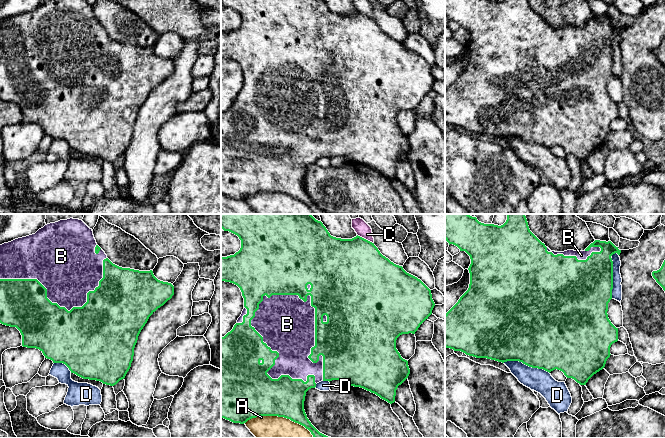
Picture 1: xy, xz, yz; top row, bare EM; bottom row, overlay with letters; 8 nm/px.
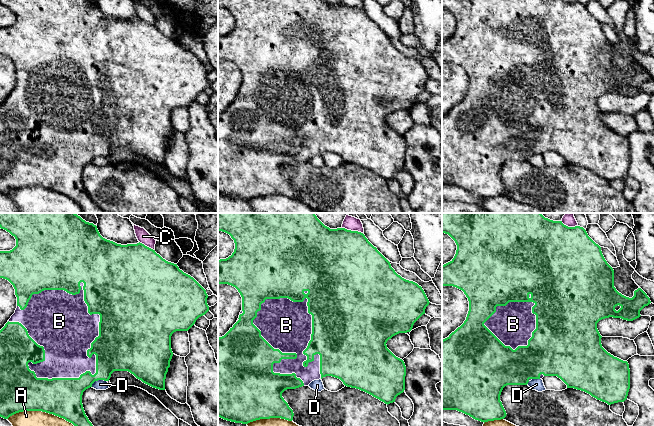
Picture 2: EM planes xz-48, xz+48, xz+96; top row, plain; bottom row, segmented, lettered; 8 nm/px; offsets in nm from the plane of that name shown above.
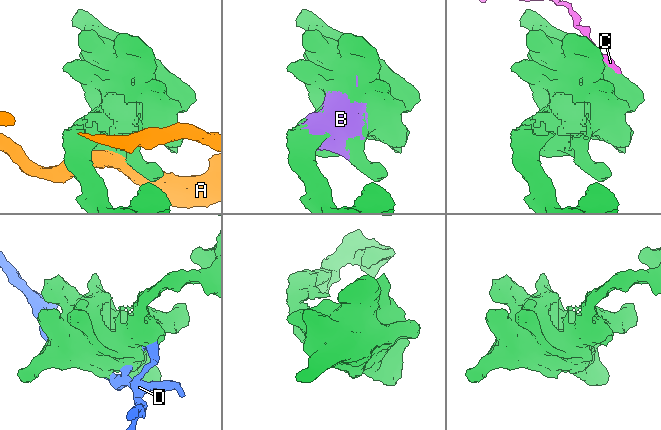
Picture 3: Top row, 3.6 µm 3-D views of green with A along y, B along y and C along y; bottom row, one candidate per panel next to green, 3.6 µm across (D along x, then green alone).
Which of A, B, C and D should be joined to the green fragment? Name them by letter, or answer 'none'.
B

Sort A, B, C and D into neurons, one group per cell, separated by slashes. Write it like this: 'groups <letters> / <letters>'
groups A / B / C / D

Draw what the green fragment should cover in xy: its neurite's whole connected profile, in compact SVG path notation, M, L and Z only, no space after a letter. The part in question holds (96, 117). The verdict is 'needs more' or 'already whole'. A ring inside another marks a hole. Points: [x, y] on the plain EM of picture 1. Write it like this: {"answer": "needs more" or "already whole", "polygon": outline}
{"answer": "needs more", "polygon": "M47 0L35 10L0 21L0 99L16 103L22 111L22 122L39 125L53 139L65 140L71 149L83 155L100 157L114 162L124 155L131 143L138 112L149 93L174 71L171 59L158 56L153 47L139 47L113 40L97 21L92 5L86 0Z"}

